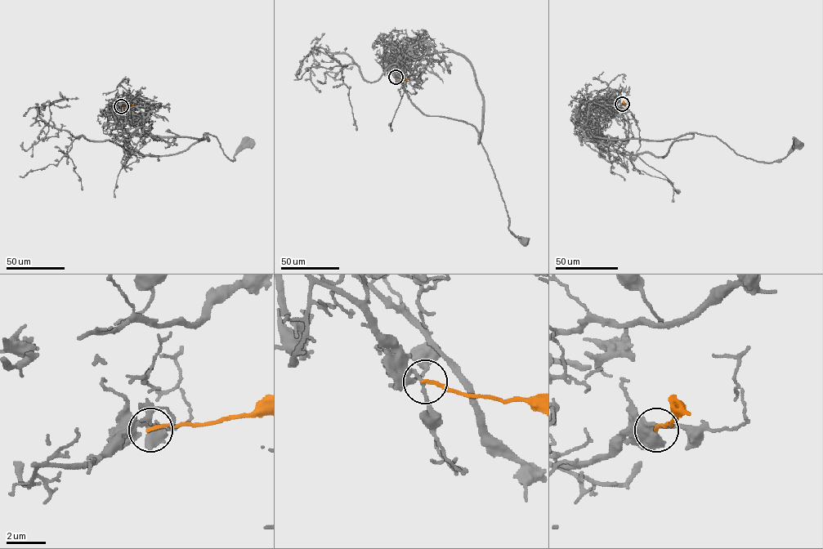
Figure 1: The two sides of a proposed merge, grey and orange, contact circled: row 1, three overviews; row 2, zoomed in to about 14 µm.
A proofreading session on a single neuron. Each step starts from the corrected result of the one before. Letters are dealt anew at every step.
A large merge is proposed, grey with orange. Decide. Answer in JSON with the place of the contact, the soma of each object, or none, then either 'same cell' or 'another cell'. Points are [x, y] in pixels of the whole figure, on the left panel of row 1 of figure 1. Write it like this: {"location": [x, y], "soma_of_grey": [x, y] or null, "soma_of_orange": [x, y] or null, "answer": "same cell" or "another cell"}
{"location": [121, 106], "soma_of_grey": [250, 143], "soma_of_orange": null, "answer": "another cell"}

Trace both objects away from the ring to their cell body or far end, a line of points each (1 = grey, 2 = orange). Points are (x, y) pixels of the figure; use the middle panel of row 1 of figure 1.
1: (395, 77), (391, 48), (410, 58), (453, 52), (469, 63), (482, 97), (480, 142), (508, 229), (525, 240)
2: (395, 77), (409, 79)

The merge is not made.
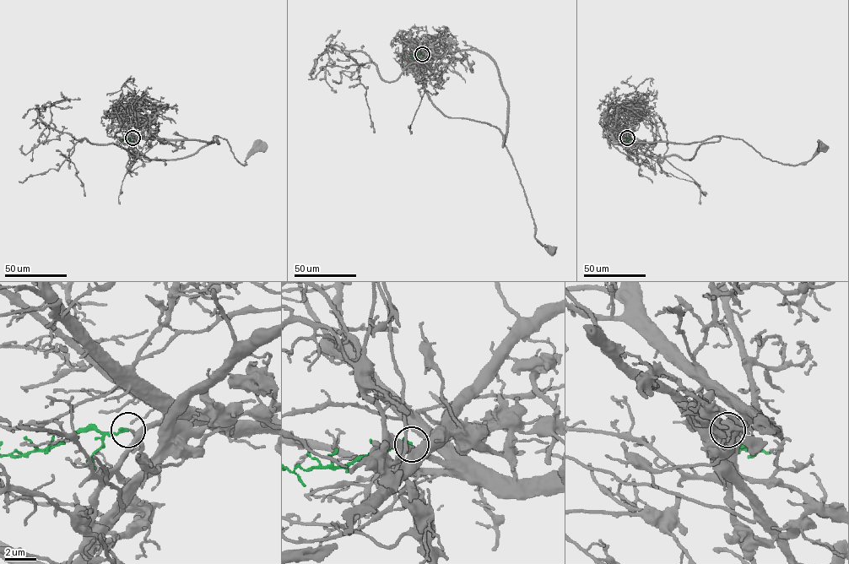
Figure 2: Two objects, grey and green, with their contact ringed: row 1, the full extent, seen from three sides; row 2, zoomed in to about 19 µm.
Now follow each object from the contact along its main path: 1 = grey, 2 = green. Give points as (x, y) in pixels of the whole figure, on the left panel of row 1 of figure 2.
1: (132, 138), (196, 139), (218, 143), (217, 136), (227, 141), (234, 156), (244, 165), (245, 159), (262, 147)
2: (132, 138), (121, 141)

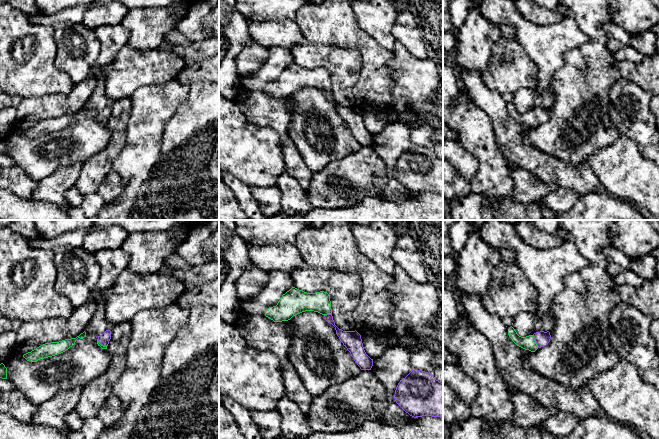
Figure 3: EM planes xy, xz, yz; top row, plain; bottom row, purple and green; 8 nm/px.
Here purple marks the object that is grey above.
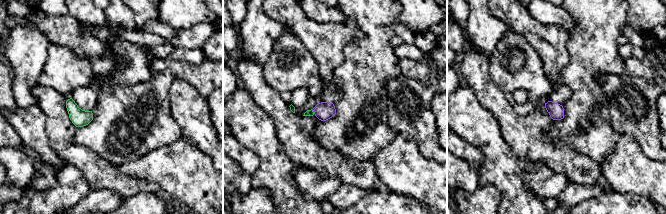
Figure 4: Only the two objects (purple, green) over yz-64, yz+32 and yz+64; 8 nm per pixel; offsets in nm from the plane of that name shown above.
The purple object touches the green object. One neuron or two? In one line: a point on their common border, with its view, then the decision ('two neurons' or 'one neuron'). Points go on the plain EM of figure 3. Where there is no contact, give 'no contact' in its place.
yz (535, 116) | one neuron

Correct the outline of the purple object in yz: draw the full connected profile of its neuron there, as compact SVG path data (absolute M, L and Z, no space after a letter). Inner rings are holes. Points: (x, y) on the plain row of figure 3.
M512 102L509 104L508 111L517 122L531 128L535 128L538 124L546 122L551 115L549 107L540 107L533 111L521 113Z

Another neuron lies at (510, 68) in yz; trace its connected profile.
M500 38L492 48L482 76L485 85L501 95L514 93L520 88L534 92L538 89L538 67L518 40Z

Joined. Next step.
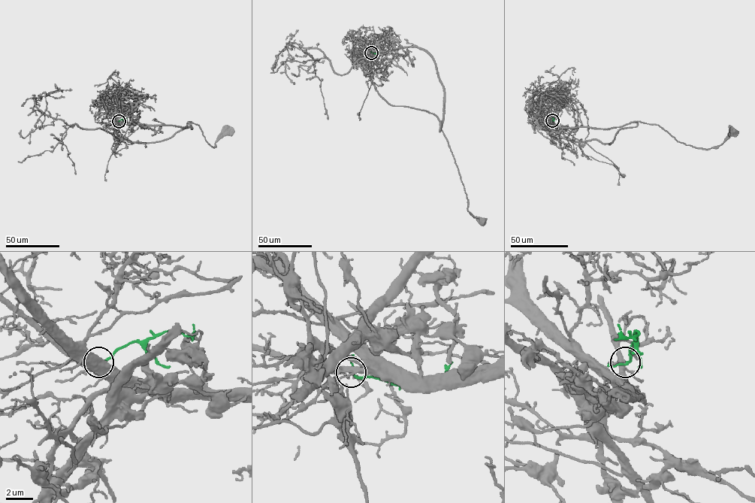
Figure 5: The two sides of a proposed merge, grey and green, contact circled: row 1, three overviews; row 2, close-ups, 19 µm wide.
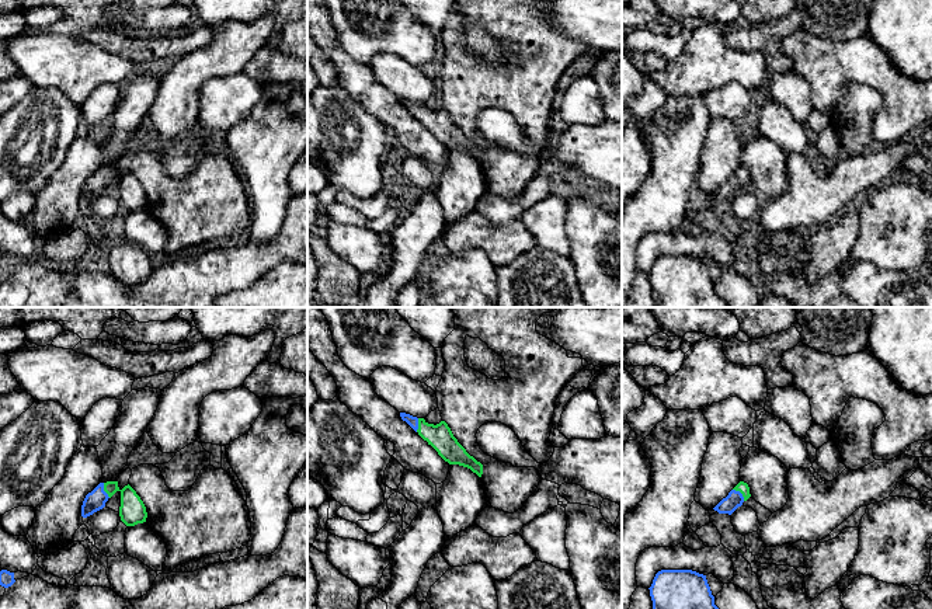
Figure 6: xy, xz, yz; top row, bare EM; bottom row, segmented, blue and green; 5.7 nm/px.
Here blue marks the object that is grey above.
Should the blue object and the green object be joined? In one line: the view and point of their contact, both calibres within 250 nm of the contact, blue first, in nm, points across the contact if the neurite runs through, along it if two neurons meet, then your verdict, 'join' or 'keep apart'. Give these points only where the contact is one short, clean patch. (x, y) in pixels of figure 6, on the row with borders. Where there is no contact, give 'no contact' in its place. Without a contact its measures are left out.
meets blue in yz at (740, 493); 100 nm thick on the blue side, 70 nm on the other; runs through yz (727, 505), (740, 493), (743, 487); join

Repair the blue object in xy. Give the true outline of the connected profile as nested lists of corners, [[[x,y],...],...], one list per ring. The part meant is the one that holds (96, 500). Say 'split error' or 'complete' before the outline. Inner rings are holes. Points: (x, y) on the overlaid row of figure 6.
split error; [[[118,481],[100,483],[91,493],[88,493],[81,505],[81,516],[87,518],[94,512],[102,509],[105,502],[116,493],[121,493],[119,516],[126,526],[135,526],[146,522],[147,512],[143,501],[136,491],[128,484],[122,490]]]

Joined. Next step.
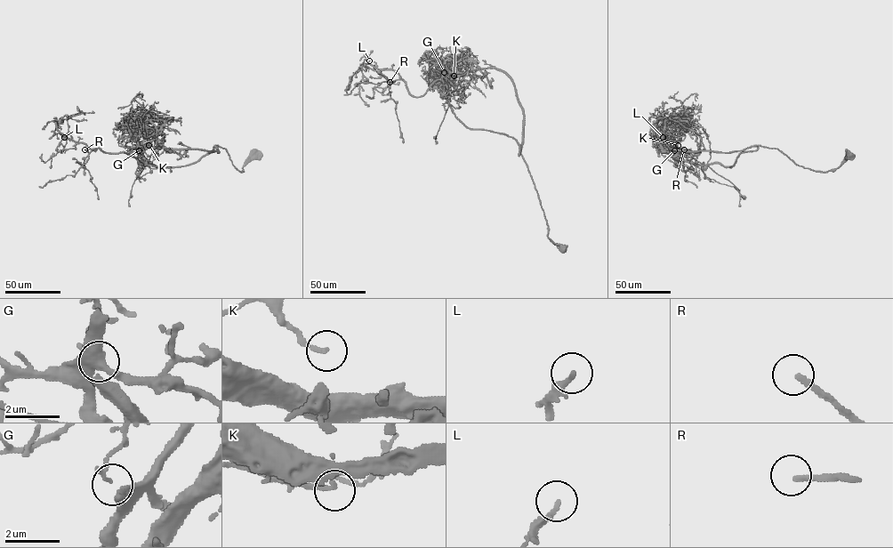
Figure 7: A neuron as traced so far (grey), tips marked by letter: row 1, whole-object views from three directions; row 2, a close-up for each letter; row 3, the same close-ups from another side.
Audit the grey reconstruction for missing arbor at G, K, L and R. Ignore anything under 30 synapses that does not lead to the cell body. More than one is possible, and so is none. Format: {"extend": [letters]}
{"extend": ["L", "R"]}

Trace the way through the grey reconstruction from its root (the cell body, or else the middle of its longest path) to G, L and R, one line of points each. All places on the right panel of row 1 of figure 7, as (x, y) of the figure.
G: (849, 156), (822, 172), (760, 146), (728, 152), (674, 150)
L: (849, 156), (822, 172), (756, 145), (731, 166), (699, 165), (682, 158), (699, 153), (673, 149), (663, 137)
R: (849, 156), (822, 172), (760, 146), (741, 153), (731, 166), (685, 161), (686, 153), (699, 153), (684, 149)

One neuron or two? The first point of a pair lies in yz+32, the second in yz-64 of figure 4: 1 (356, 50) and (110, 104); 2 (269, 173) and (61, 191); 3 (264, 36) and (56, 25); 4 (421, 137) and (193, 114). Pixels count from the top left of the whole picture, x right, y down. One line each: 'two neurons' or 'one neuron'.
1: one neuron
2: two neurons
3: two neurons
4: one neuron

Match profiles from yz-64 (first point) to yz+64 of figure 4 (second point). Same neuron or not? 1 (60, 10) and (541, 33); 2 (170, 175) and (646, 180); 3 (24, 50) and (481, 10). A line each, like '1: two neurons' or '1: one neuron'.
1: one neuron
2: one neuron
3: one neuron

